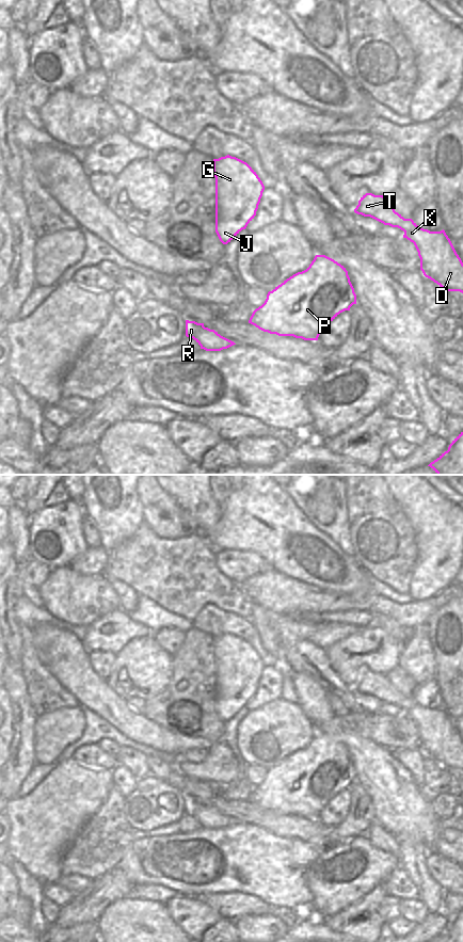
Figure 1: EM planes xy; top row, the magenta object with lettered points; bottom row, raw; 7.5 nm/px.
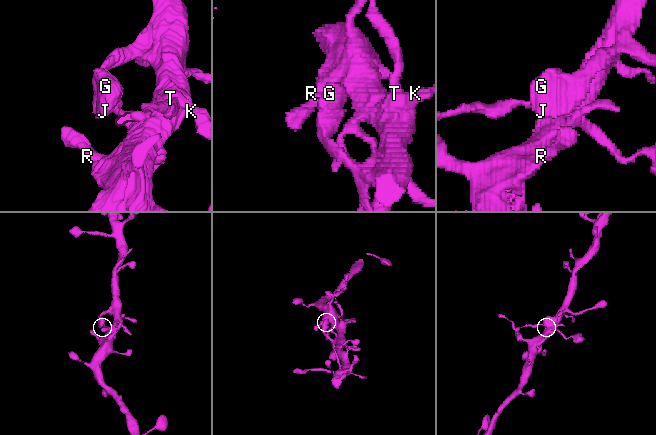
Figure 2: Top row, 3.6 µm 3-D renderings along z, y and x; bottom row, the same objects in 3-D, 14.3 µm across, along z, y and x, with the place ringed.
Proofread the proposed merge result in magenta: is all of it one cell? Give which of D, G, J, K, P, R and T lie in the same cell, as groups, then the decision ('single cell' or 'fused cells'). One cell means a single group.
D G J K P R T | single cell

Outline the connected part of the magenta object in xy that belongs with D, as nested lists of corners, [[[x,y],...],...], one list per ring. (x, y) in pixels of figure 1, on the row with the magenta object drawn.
[[[372,193],[361,197],[354,212],[403,230],[403,238],[413,242],[418,252],[424,275],[447,291],[463,293],[463,262],[444,229],[430,231],[419,227],[396,212],[385,196]]]

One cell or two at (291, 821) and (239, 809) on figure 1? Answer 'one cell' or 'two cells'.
one cell

